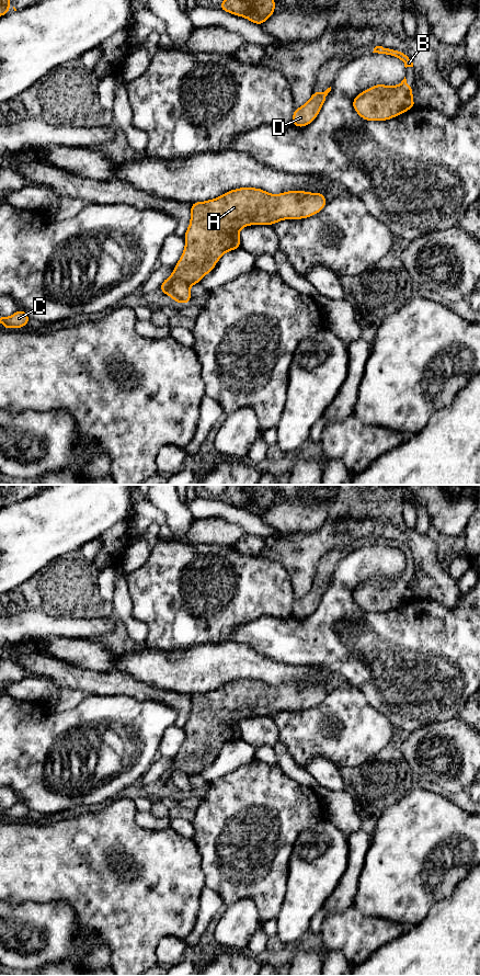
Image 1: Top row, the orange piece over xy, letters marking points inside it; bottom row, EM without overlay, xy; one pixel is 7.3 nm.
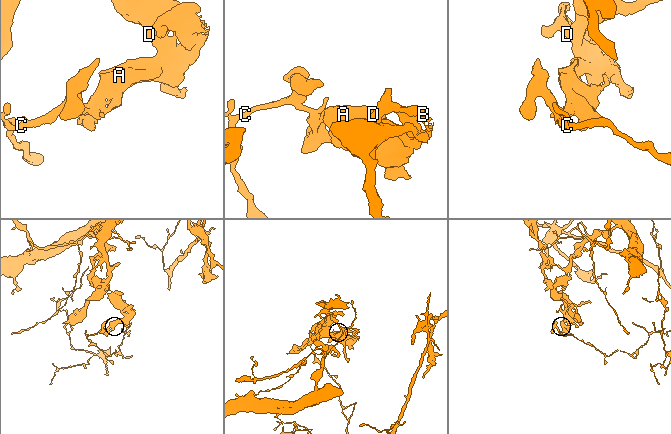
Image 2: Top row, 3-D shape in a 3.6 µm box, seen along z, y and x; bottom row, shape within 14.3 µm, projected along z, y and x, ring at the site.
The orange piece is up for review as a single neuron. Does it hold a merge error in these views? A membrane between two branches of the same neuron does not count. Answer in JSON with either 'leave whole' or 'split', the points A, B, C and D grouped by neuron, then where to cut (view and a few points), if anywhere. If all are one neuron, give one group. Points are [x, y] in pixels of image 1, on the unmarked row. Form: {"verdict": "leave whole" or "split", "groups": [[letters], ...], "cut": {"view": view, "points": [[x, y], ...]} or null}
{"verdict": "split", "groups": [["A", "B", "D"], ["C"]], "cut": {"view": "xy", "points": [[190, 775], [181, 771], [174, 771], [167, 784]]}}

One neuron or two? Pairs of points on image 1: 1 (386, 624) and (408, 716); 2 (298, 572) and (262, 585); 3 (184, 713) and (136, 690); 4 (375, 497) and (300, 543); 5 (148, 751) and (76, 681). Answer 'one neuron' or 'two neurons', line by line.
1: one neuron
2: two neurons
3: one neuron
4: one neuron
5: two neurons

